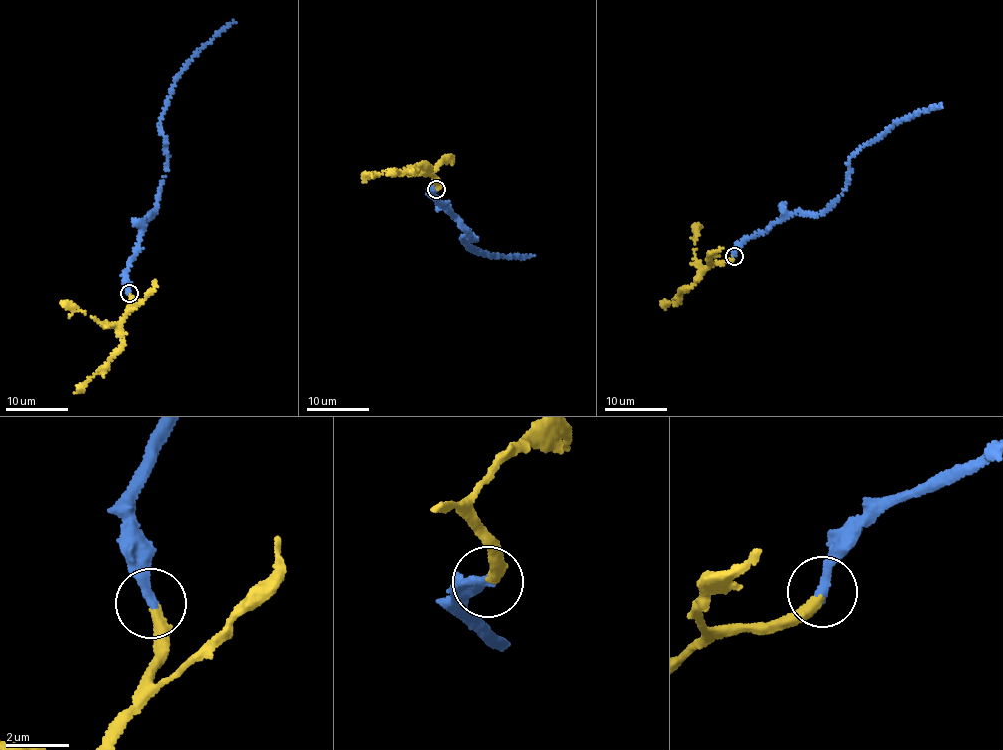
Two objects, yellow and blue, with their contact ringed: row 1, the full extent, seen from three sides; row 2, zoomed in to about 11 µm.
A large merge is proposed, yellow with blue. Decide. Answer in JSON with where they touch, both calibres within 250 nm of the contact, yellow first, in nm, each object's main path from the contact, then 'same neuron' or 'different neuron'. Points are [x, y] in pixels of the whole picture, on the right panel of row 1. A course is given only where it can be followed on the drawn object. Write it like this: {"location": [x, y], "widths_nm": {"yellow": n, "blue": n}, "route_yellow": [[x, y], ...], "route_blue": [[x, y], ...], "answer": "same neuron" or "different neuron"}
{"location": [734, 256], "widths_nm": {"yellow": 400, "blue": 300}, "route_yellow": [[733, 256], [702, 273], [678, 298], [662, 305]], "route_blue": [[733, 256], [750, 237], [793, 214], [816, 214], [832, 203], [845, 187], [848, 161], [877, 135], [942, 106]], "answer": "same neuron"}

